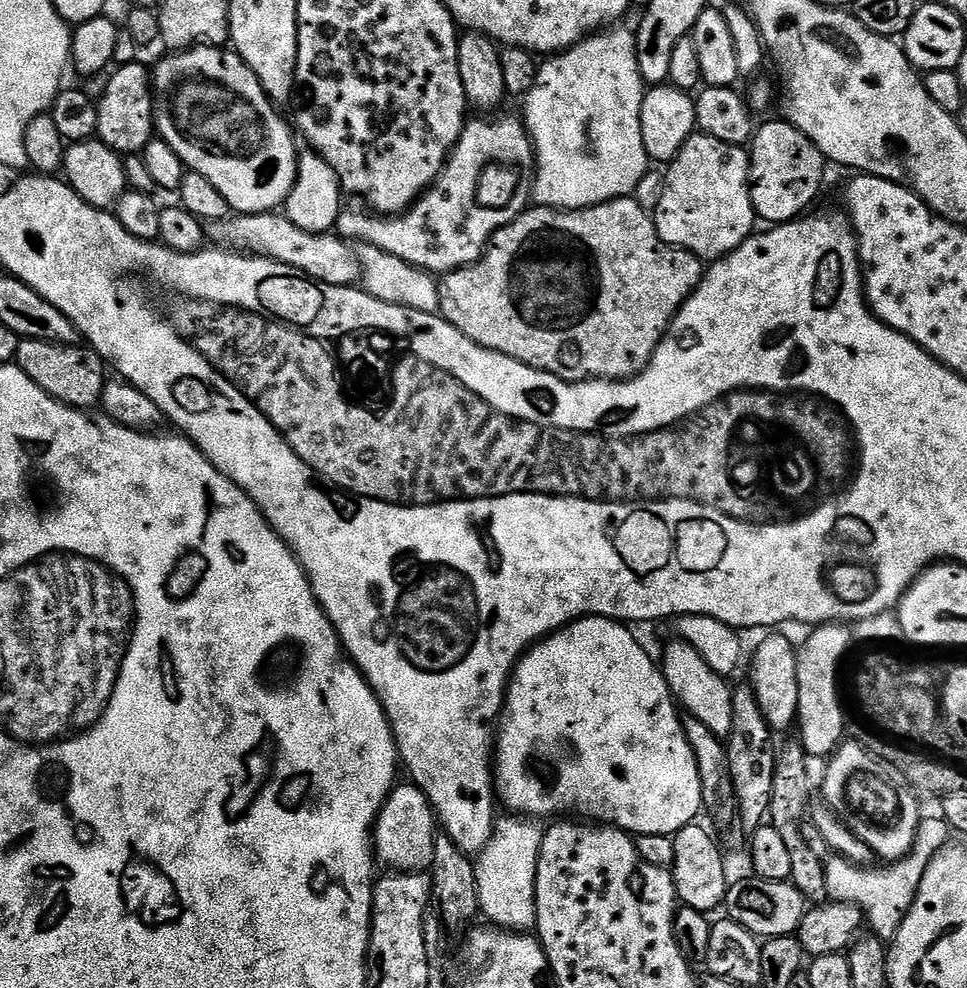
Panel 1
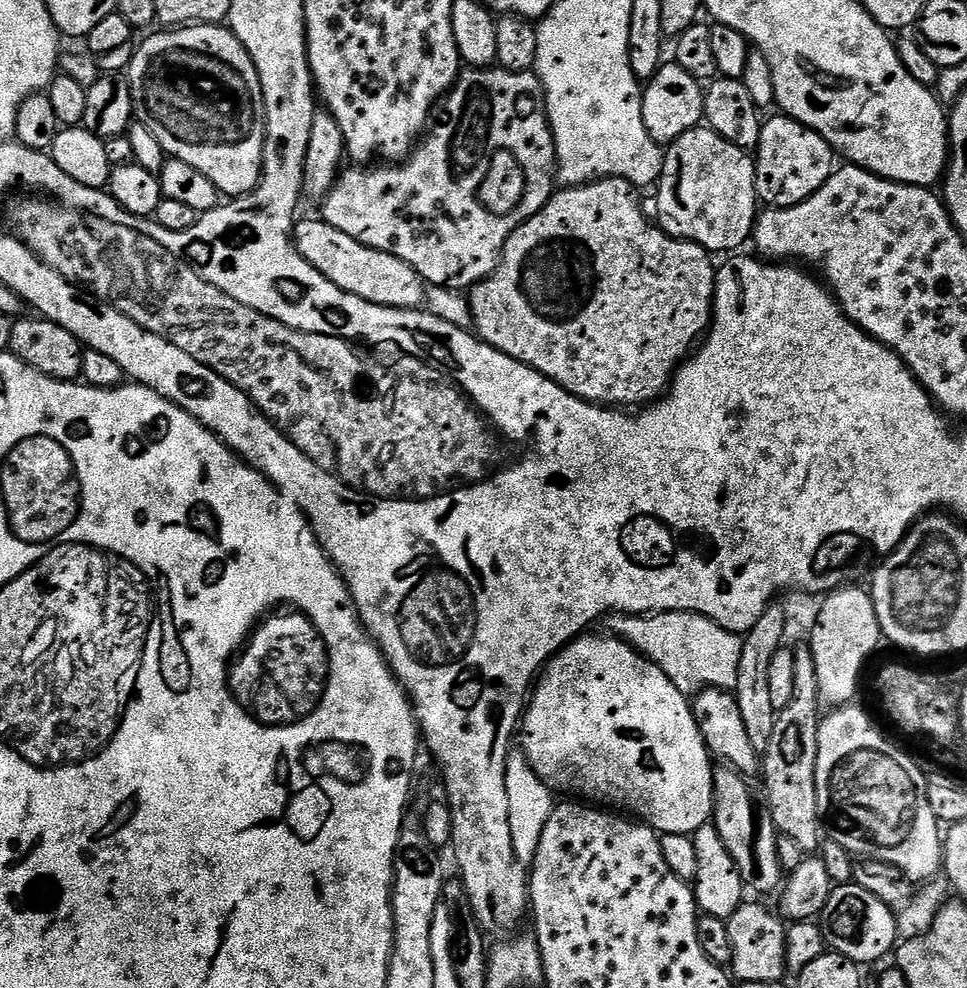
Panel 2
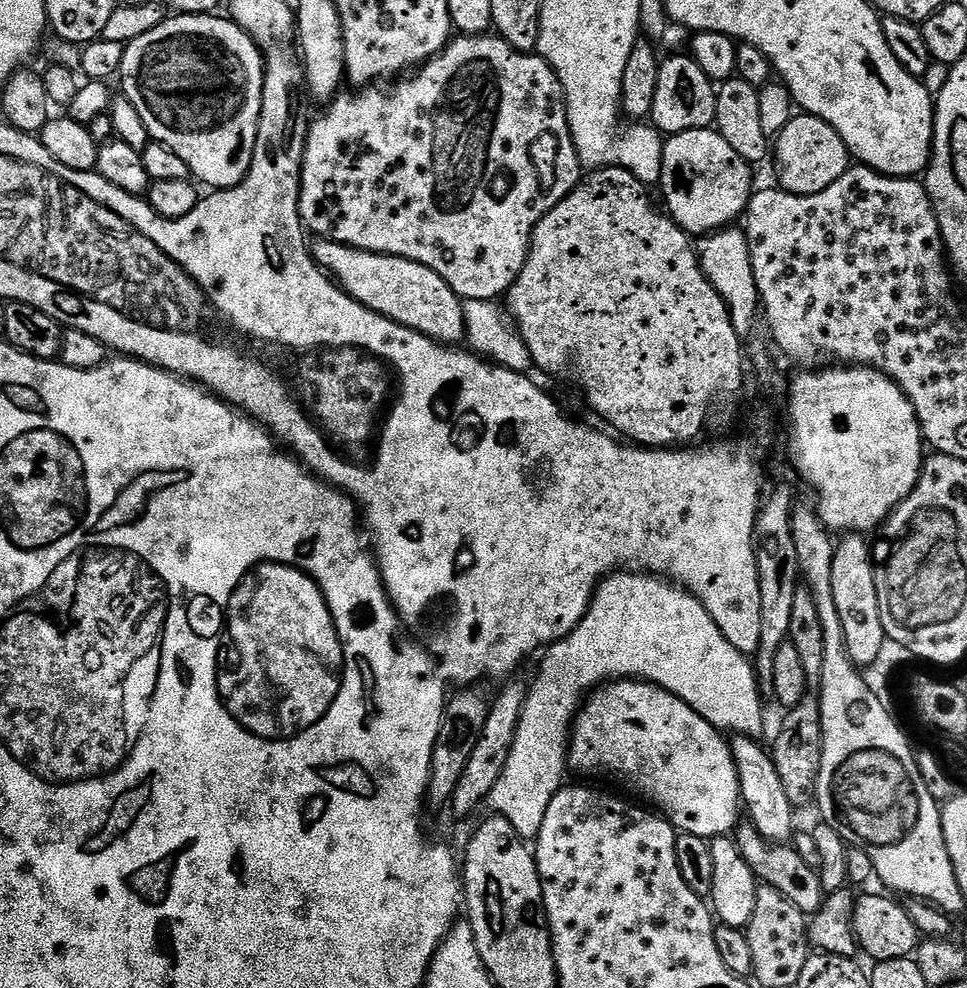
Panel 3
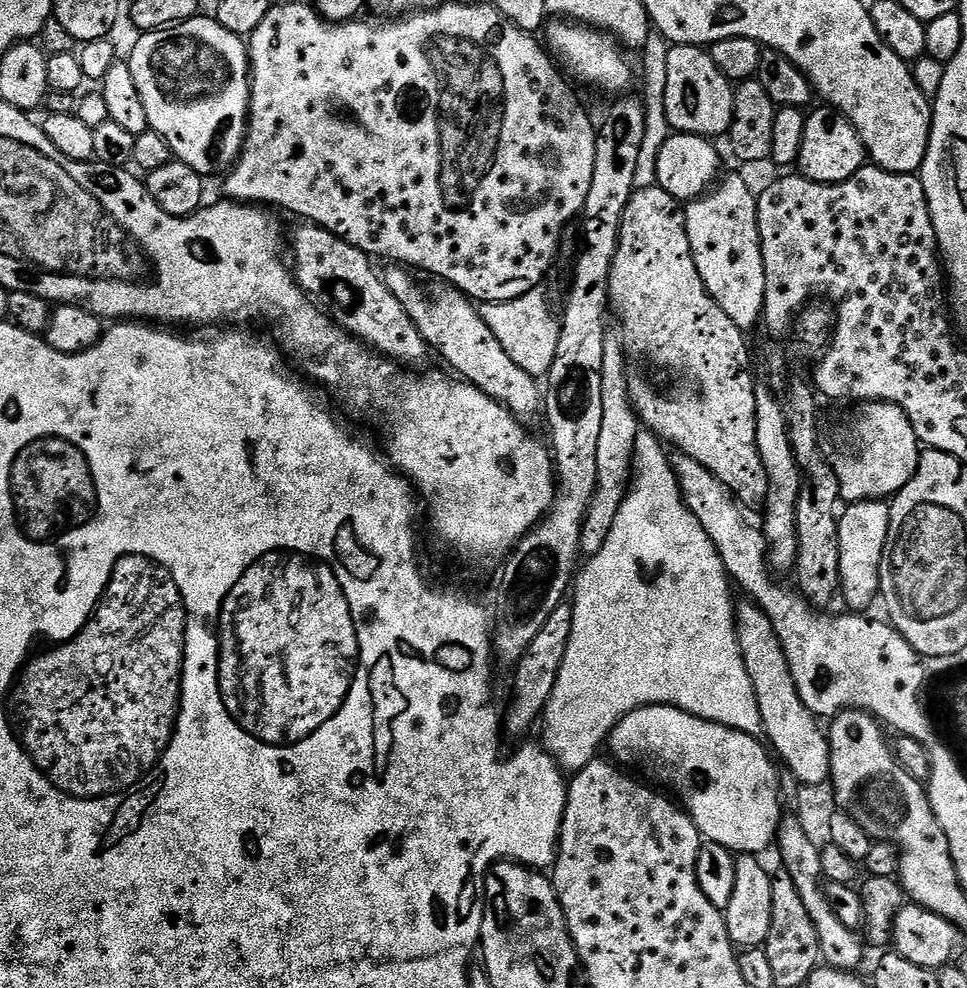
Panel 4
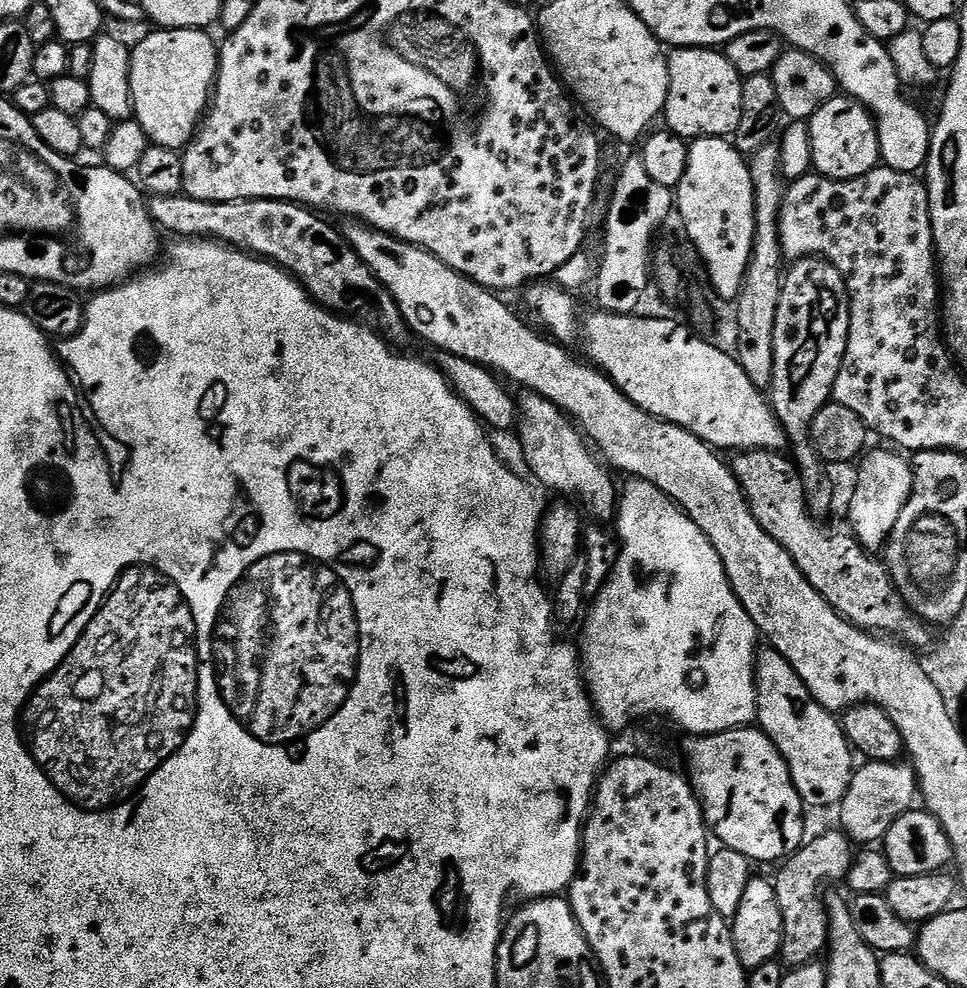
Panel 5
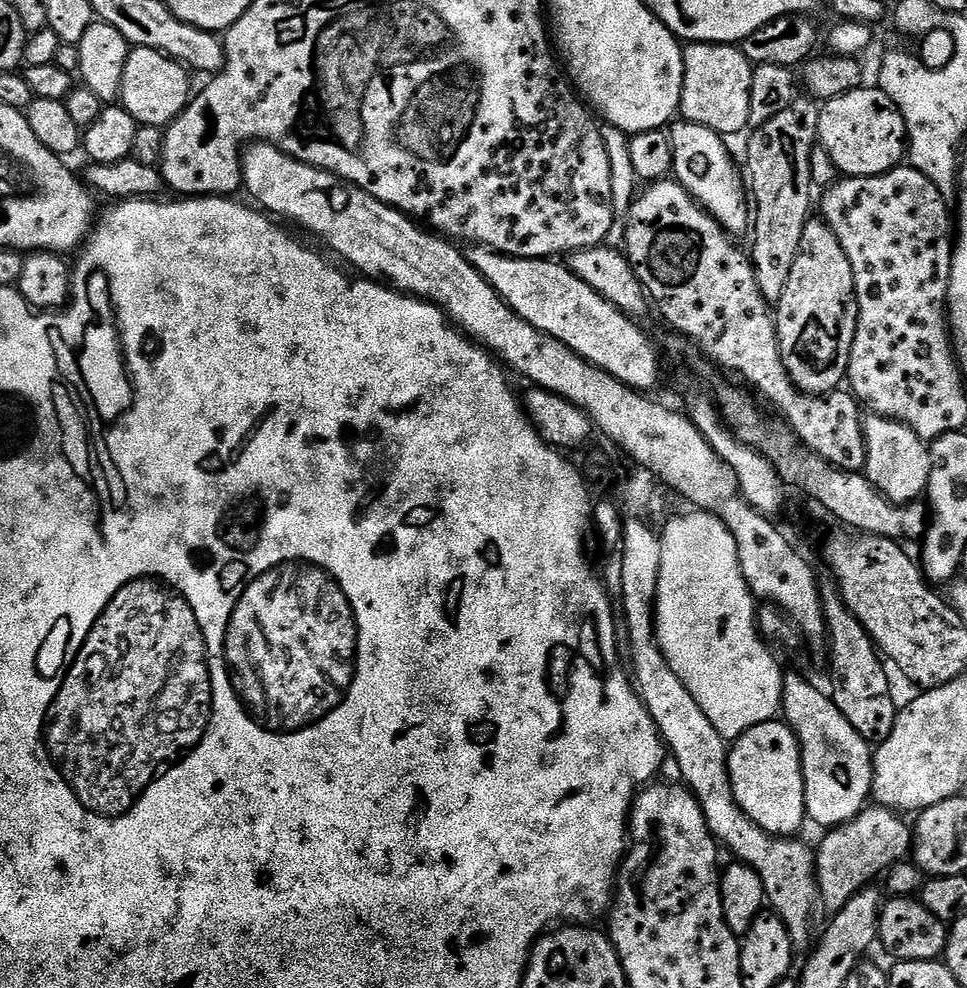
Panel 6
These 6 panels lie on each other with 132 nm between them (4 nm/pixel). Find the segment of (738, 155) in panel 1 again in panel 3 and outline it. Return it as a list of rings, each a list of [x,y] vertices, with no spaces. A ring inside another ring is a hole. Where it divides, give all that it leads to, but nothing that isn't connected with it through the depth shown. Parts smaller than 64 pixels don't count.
[[[715,127],[695,128],[665,139],[658,188],[664,191],[667,215],[685,232],[700,238],[735,225],[735,220],[747,213],[753,193],[753,173],[753,165],[738,158],[730,142]]]

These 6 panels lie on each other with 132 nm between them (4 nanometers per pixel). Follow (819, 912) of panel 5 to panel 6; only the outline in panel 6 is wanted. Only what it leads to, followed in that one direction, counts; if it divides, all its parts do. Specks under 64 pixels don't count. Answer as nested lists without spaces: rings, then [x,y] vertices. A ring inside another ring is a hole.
[[[866,806],[847,824],[837,824],[834,830],[823,833],[824,841],[814,852],[816,862],[816,891],[818,904],[825,908],[828,914],[835,914],[846,906],[852,897],[854,885],[852,879],[856,876],[857,889],[869,887],[876,876],[876,868],[887,870],[897,862],[909,859],[913,851],[913,829],[904,820],[903,815],[897,814],[890,808]],[[856,836],[856,844],[852,841]],[[856,848],[856,852],[855,852]],[[856,860],[856,868],[852,863]]]

